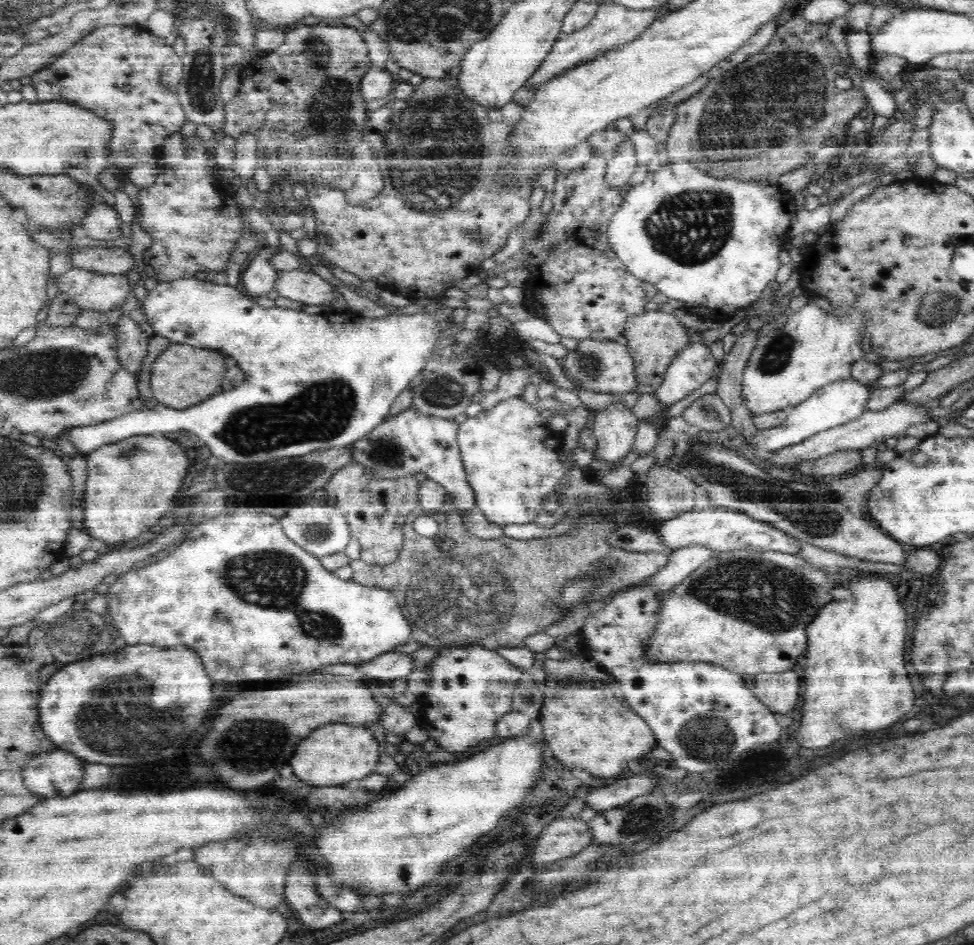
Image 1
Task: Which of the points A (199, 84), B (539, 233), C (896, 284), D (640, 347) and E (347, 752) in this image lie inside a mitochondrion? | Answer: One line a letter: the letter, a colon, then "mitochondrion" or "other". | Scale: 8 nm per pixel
A: mitochondrion
B: other
C: other
D: other
E: other

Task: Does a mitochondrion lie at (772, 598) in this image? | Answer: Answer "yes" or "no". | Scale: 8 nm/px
yes

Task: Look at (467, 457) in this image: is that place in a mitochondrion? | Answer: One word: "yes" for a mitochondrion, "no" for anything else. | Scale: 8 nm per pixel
no

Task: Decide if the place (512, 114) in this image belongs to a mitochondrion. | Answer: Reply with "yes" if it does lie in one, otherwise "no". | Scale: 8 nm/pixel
no

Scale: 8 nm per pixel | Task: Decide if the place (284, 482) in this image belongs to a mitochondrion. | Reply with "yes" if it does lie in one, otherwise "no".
yes

